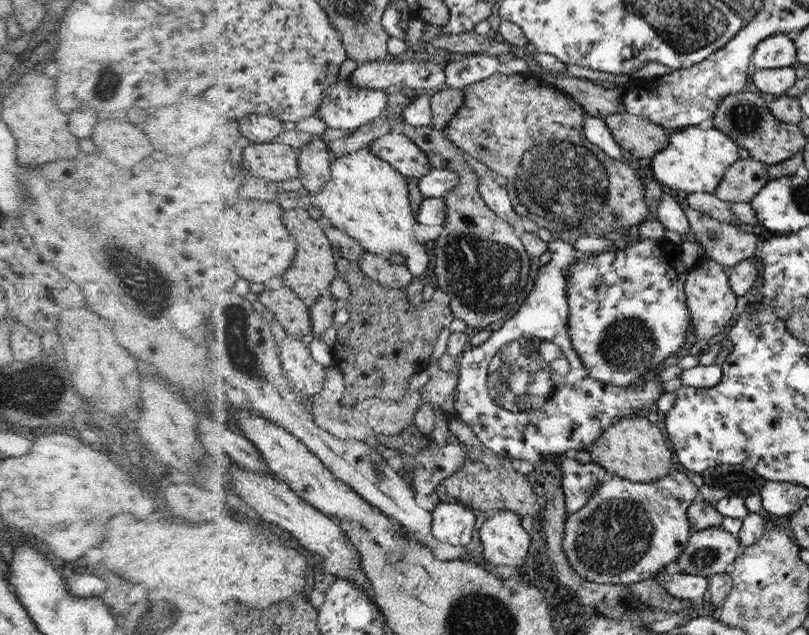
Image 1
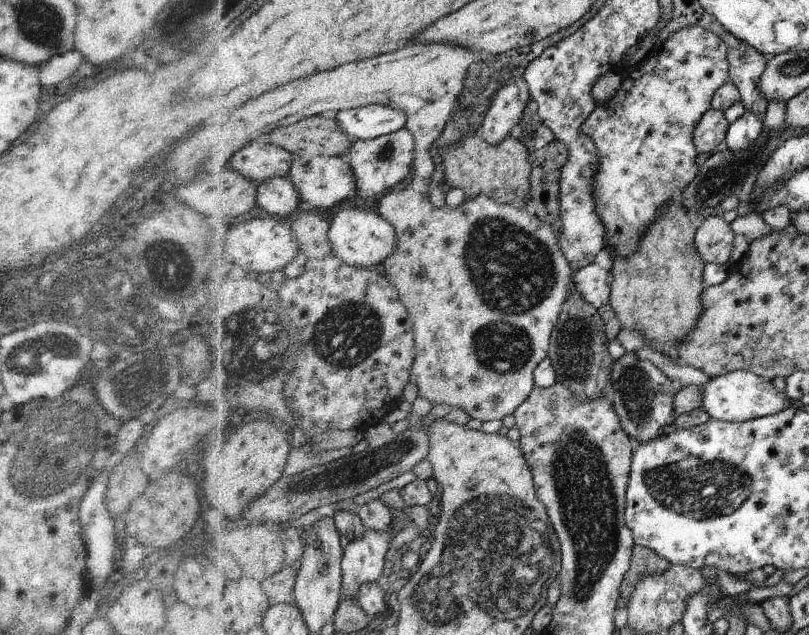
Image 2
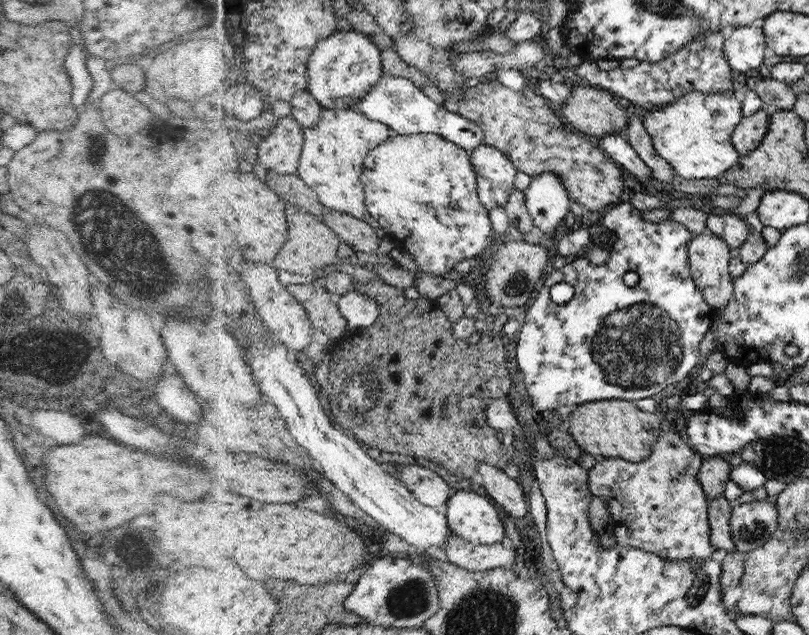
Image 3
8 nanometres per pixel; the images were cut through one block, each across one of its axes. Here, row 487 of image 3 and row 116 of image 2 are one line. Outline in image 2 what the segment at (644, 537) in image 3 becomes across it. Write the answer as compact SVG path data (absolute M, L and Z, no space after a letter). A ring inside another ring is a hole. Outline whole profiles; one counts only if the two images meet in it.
M688 25L684 28L678 29L668 40L663 43L658 44L653 50L651 50L642 62L638 62L636 66L631 66L631 75L628 78L624 78L622 81L622 86L618 90L618 94L611 98L605 103L598 105L596 110L593 110L592 116L584 122L584 127L582 128L582 134L585 136L590 136L590 140L594 142L598 151L598 172L596 172L596 180L594 181L594 198L597 198L597 213L598 218L602 219L602 224L604 224L606 229L606 243L605 248L613 256L620 256L620 258L626 258L626 256L632 256L636 254L637 250L641 248L641 242L649 232L649 229L662 217L665 216L666 212L666 202L670 200L670 196L674 194L676 186L689 186L690 180L694 180L696 176L696 152L697 148L694 148L694 143L692 142L692 132L694 126L697 126L701 122L701 118L709 112L713 106L712 100L718 89L724 86L726 82L730 81L729 70L729 52L726 43L720 39L714 32L696 25Z

